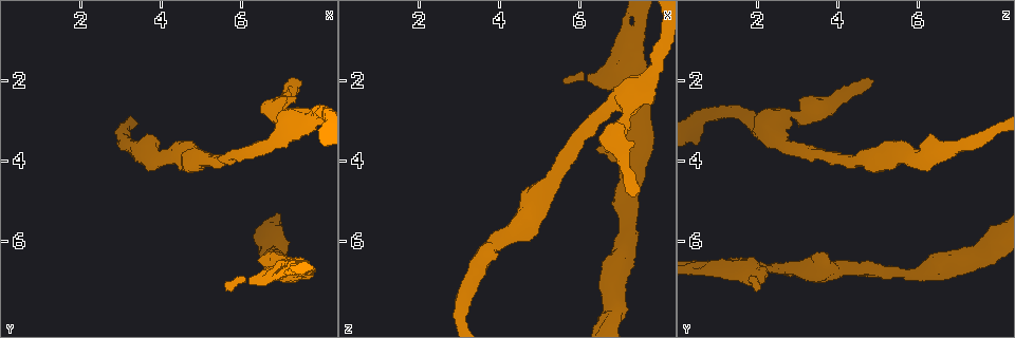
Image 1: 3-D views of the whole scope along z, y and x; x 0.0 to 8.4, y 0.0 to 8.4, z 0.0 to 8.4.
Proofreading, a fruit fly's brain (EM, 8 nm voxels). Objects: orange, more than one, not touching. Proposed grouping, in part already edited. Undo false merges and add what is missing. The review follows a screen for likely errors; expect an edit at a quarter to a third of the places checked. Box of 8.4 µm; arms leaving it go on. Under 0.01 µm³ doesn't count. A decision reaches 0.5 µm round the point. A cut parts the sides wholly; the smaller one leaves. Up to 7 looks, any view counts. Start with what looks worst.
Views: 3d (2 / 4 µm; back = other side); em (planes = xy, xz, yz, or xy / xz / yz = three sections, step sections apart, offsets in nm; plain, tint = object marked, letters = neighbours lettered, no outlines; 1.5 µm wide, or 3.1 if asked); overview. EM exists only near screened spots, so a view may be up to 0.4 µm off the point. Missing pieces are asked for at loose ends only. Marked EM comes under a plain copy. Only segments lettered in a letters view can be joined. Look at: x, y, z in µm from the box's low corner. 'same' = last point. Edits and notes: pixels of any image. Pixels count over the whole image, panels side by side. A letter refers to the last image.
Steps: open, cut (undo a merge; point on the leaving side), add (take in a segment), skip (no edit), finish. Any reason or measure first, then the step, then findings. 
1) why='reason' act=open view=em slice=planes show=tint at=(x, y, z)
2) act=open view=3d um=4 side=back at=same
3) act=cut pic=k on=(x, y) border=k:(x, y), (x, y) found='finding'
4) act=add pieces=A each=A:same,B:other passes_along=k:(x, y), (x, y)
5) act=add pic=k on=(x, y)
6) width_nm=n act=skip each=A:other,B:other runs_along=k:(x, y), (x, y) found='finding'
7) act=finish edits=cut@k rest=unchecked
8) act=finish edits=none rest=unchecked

why='an open end' act=open view=3d um=2 at=(7.30, 1.95, 4.90)

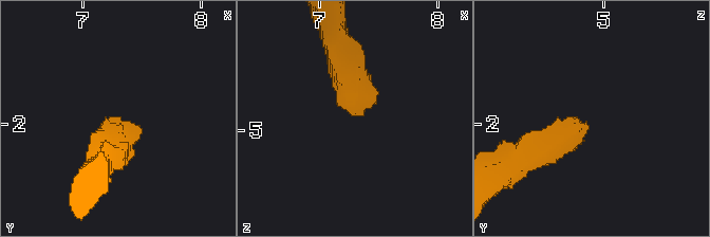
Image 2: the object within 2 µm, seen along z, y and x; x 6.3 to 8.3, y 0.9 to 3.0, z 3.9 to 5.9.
act=open view=em slice=planes show=letters at=(7.26, 1.98, 4.86)

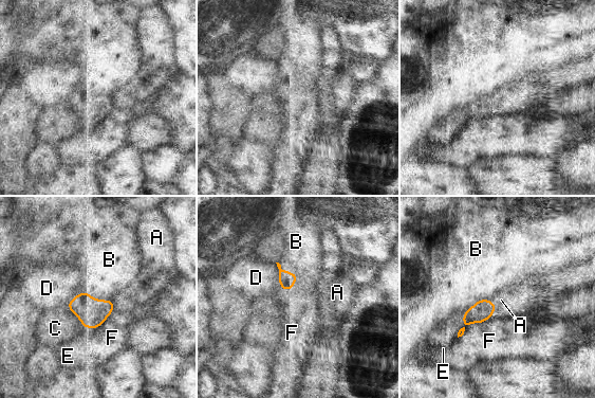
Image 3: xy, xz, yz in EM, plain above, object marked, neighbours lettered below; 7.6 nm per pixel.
act=skip each=A:other,B:other,C:other,D:other,E:other,F:other border=3:(276, 261), (295, 274), (292, 290) found='no lettered segment goes on from it'

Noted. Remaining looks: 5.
why='thick end' act=open view=em slice=planes show=letters at=(6.45, 6.45, 3.70)

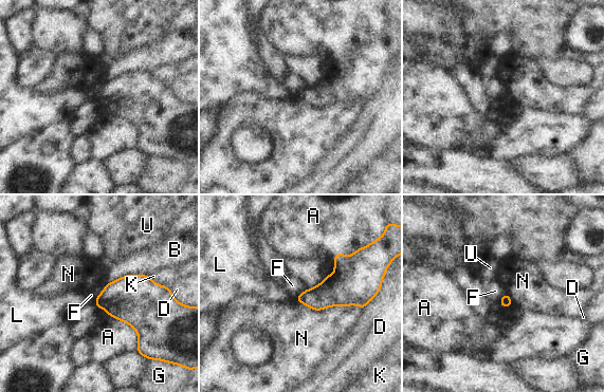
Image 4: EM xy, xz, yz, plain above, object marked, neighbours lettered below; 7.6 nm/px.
act=skip each=A:other,B:other,D:other,F:other,G:other,K:other,L:other,N:other,U:other border=4:(104, 287), (94, 302) found='none of them fits'

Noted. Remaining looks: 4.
why='free end' act=open view=3d um=4 at=(5.60, 7.15, 2.00)

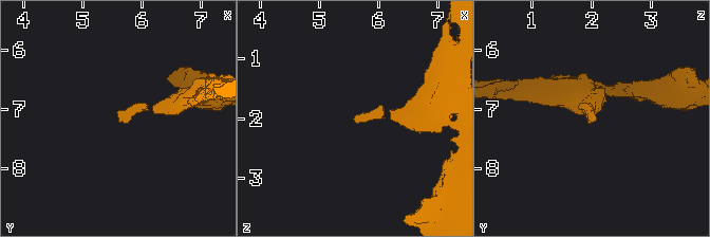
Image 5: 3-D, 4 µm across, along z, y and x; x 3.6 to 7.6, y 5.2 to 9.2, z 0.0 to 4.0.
why='shape alone is not enough' act=open view=em slice=xy step=8 show=letters at=(5.60, 7.20, 2.05)

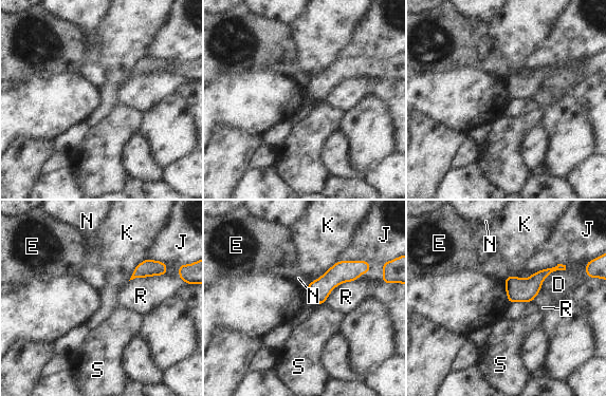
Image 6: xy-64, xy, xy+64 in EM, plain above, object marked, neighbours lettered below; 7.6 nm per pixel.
act=open view=em slice=planes show=letters at=same

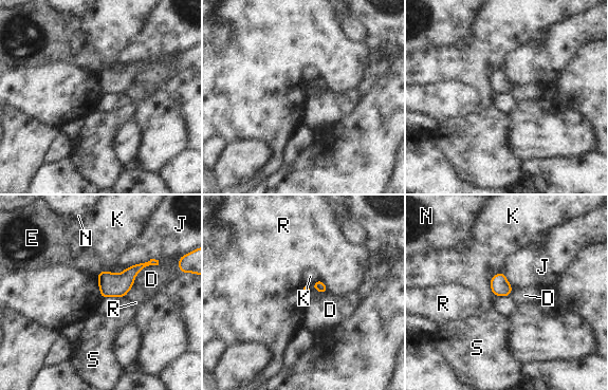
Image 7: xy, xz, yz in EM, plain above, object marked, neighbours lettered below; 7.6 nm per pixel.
act=skip each=D:other,E:other,J:other,K:other,N:other,R:other,S:other border=7:(159, 260), (144, 266), (132, 285) found='no lettered segment goes on from it'

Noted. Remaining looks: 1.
act=finish edits=none rest=unchecked

